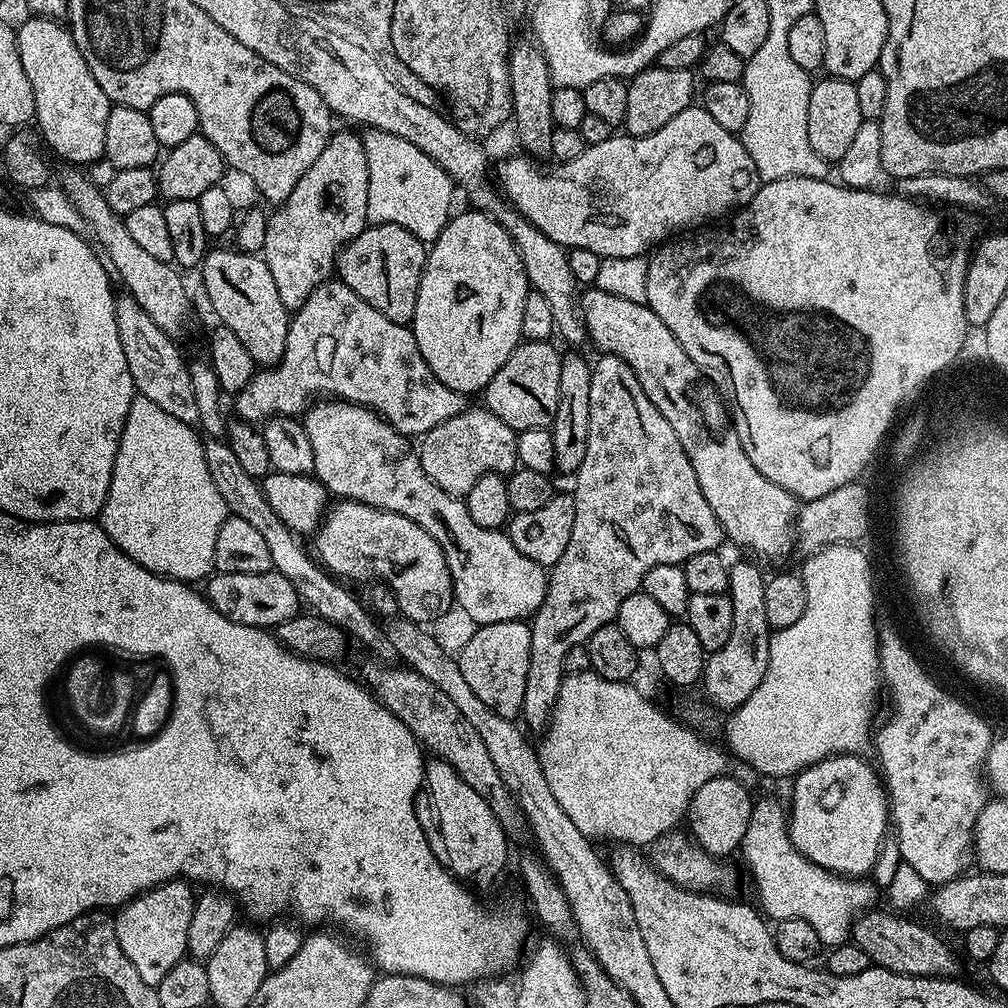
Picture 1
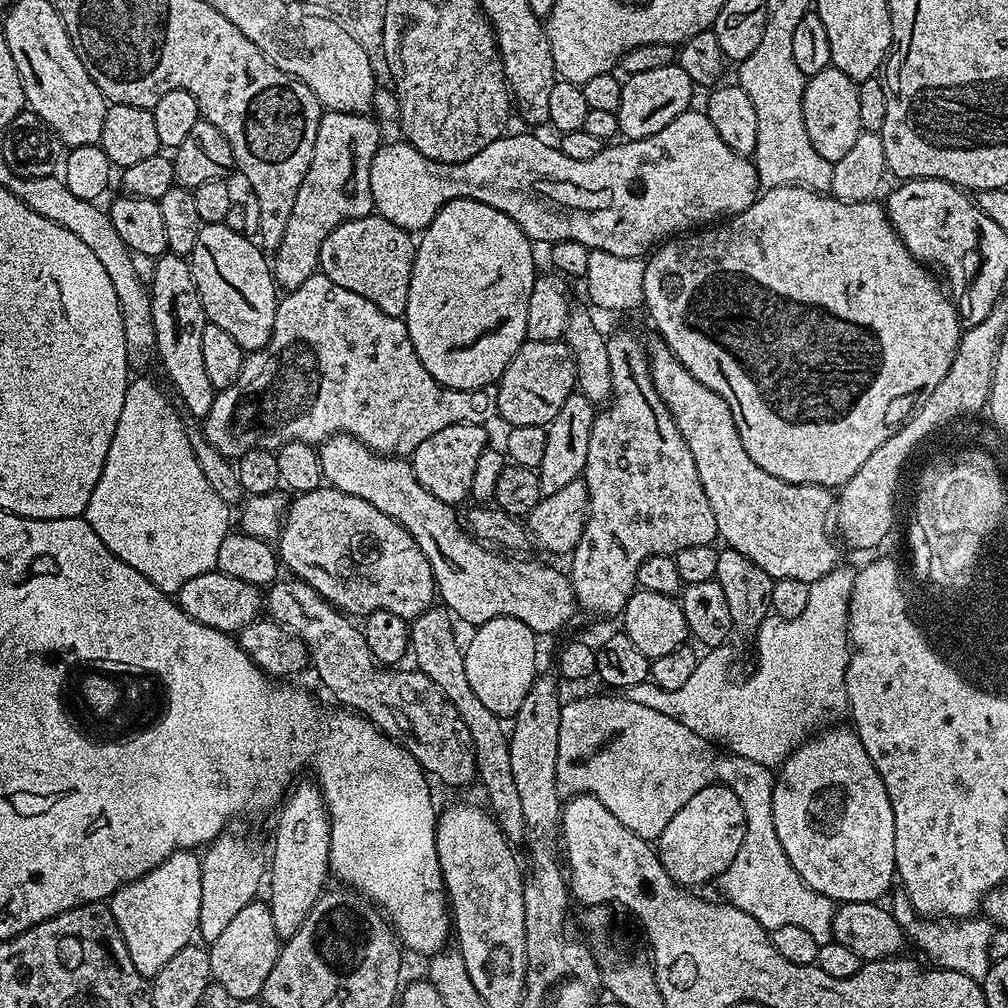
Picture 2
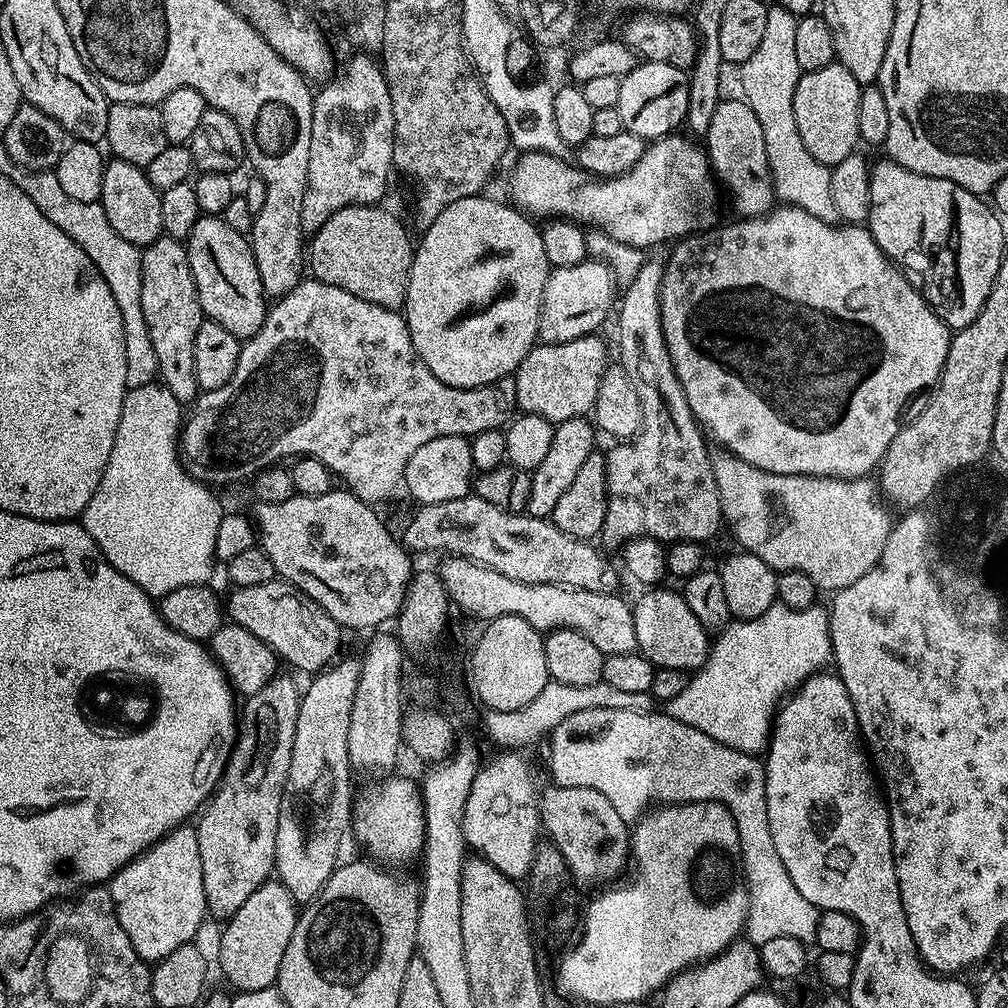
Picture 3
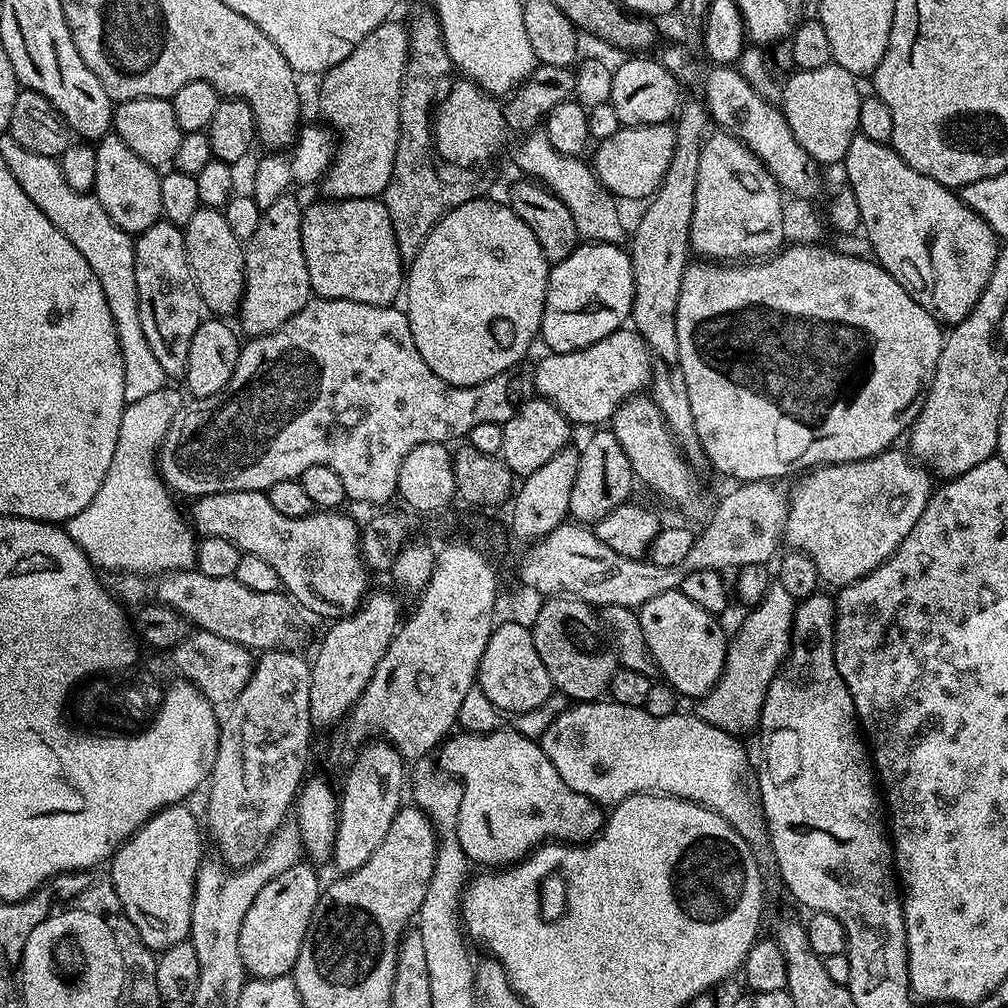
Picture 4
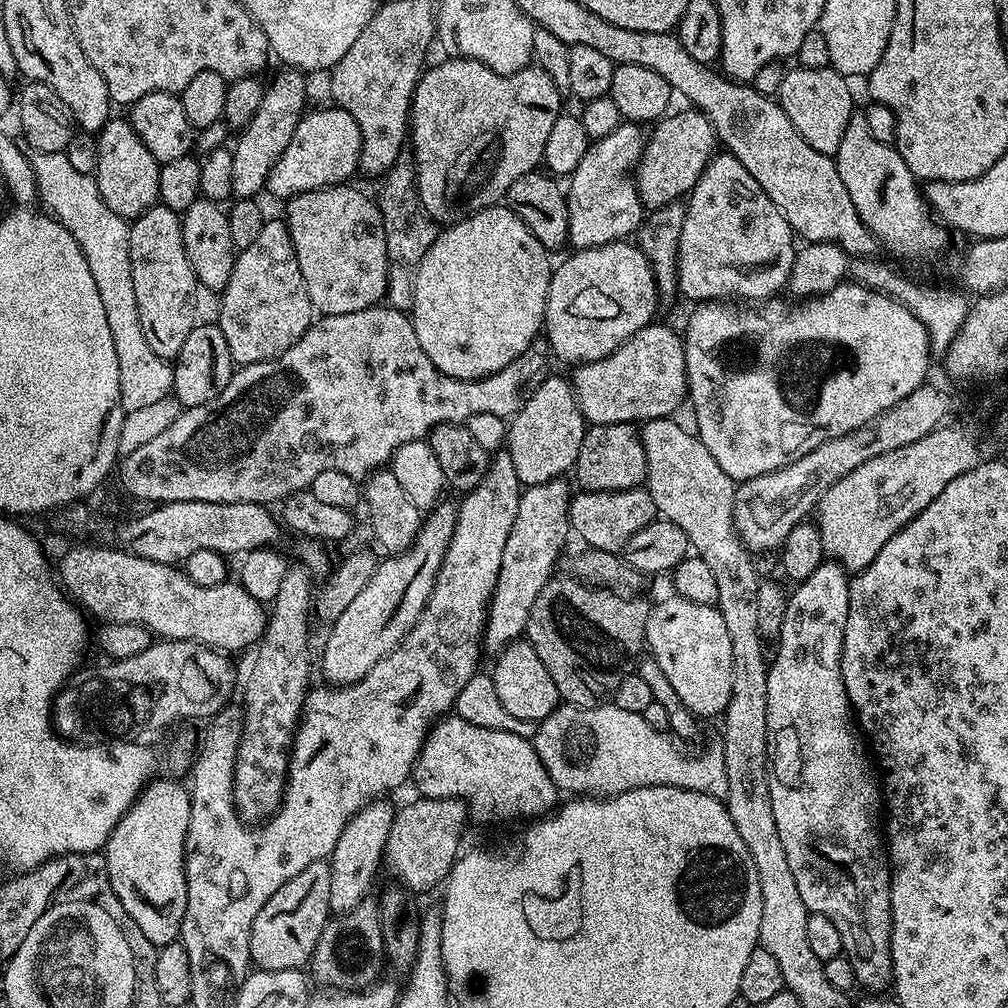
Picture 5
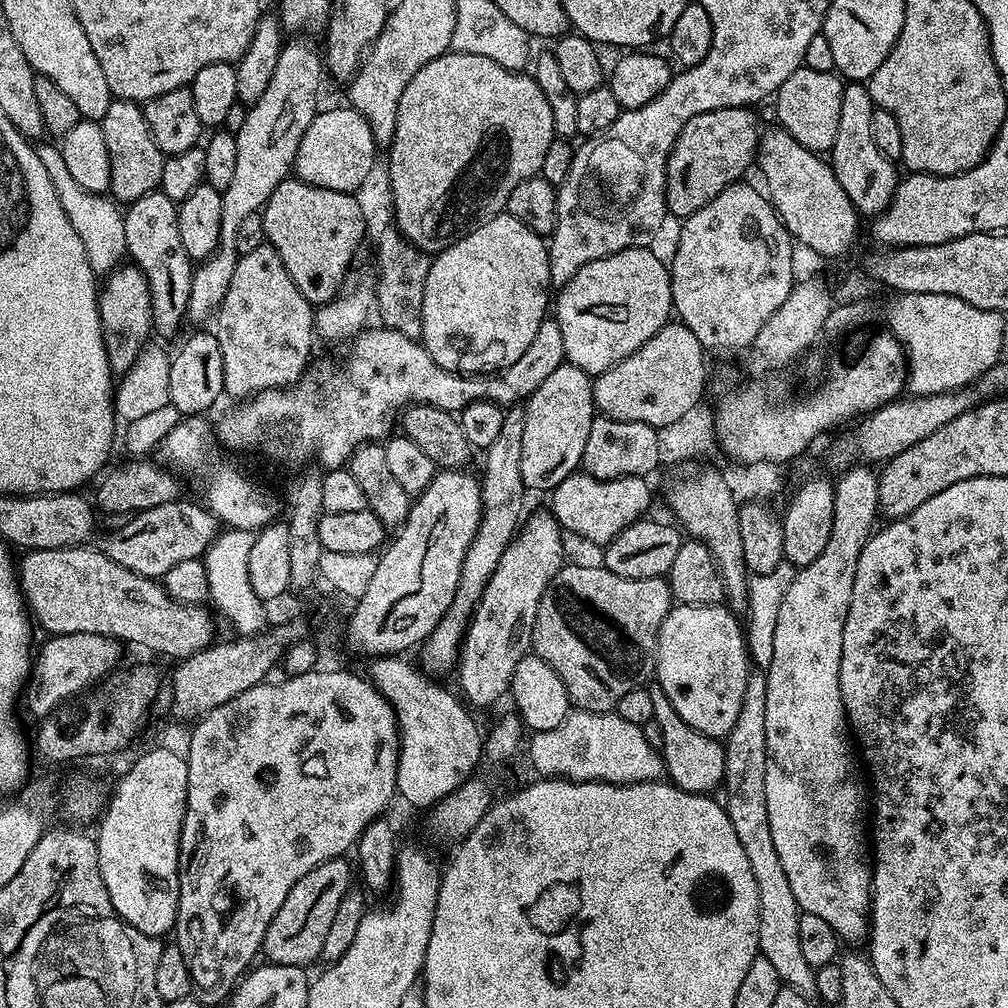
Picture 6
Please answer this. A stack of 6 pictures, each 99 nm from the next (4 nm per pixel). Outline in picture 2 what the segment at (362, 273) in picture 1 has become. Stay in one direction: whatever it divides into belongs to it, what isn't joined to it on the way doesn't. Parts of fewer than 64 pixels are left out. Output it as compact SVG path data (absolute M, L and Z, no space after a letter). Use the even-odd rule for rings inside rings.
M373 214L347 220L342 222L342 226L330 230L326 242L322 242L319 271L326 278L330 278L330 282L338 282L342 290L362 294L366 302L374 302L374 306L378 306L382 314L403 317L410 294L410 274L415 257L416 244L413 237L404 228L394 226L394 222L390 222L384 216Z

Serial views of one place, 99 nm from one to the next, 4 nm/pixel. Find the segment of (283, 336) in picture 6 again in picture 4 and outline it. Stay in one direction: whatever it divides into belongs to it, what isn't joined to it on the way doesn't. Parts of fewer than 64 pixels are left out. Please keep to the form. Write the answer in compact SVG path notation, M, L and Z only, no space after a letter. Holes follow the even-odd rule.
M283 194L272 206L261 211L257 230L244 244L244 299L240 302L238 328L248 338L265 336L278 330L314 296L310 286L310 270L306 270L306 254L302 254L302 204L290 195Z

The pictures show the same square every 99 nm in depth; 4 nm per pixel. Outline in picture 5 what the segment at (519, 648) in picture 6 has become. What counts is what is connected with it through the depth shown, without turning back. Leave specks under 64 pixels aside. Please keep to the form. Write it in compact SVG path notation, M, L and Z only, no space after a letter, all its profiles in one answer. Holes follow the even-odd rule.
M561 478L545 484L529 484L520 493L518 518L514 518L514 526L510 526L510 538L506 538L506 550L502 550L502 570L498 570L498 582L488 603L482 648L487 655L489 652L489 657L499 656L527 633L534 598L538 598L542 586L553 579L552 567L570 537L568 515L574 492L568 489L568 482Z

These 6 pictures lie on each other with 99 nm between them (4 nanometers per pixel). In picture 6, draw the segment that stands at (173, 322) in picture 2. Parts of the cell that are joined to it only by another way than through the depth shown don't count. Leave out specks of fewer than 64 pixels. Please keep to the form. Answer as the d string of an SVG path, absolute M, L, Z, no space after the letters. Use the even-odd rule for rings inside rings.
M154 191L127 205L124 212L127 259L147 278L152 299L152 327L155 335L172 336L186 324L194 262L182 246L178 230L177 201Z

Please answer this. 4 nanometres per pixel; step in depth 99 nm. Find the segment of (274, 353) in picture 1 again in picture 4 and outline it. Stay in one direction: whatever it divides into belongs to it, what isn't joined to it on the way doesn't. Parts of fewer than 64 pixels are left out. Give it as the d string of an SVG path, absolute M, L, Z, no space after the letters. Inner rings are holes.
M202 206L196 211L194 218L190 218L190 222L183 225L183 230L186 242L186 258L192 267L194 282L198 286L198 294L202 298L205 309L216 318L235 317L239 313L240 302L244 299L244 244L234 236L223 211L219 208Z

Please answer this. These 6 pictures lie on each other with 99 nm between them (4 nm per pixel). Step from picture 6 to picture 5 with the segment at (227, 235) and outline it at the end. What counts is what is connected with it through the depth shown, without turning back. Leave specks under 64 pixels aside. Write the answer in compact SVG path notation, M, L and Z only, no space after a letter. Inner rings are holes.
M280 70L276 77L264 89L262 106L258 106L258 114L250 118L248 125L234 140L232 157L234 158L234 186L233 197L237 200L259 197L259 192L265 191L270 170L281 158L286 146L289 145L297 130L298 124L305 116L304 103L308 100L308 84L305 73L299 70Z

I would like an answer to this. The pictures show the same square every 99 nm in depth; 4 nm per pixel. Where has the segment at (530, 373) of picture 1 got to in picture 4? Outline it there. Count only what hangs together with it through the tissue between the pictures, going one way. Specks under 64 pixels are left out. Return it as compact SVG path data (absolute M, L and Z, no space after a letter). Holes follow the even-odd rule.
M625 326L623 328L620 328L618 331L616 331L614 334L610 334L606 338L602 338L598 342L594 342L594 346L586 346L582 350L574 350L573 352L554 352L551 354L544 354L544 357L540 360L540 365L536 368L536 376L534 372L534 388L536 391L536 388L541 397L545 400L549 400L554 407L556 407L558 410L562 410L562 414L564 417L569 420L573 425L579 426L579 424L596 424L592 426L600 426L603 424L600 424L603 422L611 421L612 416L615 412L617 412L620 407L623 406L624 403L626 403L631 396L638 396L641 395L651 385L652 382L652 353L649 349L649 346L646 341L642 339L634 331L631 327Z

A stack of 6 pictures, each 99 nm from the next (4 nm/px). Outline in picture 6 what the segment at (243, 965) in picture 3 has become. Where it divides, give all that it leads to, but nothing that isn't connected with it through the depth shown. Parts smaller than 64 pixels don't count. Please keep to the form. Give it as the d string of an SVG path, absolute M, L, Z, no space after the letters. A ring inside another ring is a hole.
M337 858L322 862L314 870L310 870L310 874L294 882L294 890L286 894L286 902L278 906L278 914L274 914L264 935L262 952L267 963L298 968L308 966L311 960L320 960L322 942L326 942L326 933L334 923L334 914L338 914L342 898L353 887L354 868L346 861L347 859Z

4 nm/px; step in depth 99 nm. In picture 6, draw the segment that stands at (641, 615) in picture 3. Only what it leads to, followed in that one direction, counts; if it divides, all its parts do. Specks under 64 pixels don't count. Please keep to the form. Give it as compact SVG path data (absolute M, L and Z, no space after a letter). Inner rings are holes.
M676 604L666 614L658 634L656 647L655 679L666 690L674 710L686 726L694 726L707 736L727 737L728 732L738 722L738 710L742 710L742 698L746 694L746 682L750 675L750 657L745 629L727 607L707 604Z

